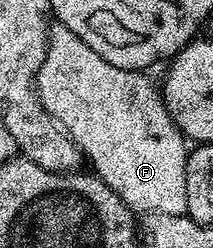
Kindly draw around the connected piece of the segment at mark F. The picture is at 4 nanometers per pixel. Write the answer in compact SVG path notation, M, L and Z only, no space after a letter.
M54 22L49 29L49 48L45 54L43 65L37 74L37 94L41 96L41 103L47 109L47 113L51 113L57 118L65 132L77 142L77 147L82 156L87 160L87 163L94 167L90 168L95 172L97 178L103 180L129 206L130 211L151 215L158 215L159 213L184 215L187 209L187 173L185 172L187 169L187 161L185 160L187 140L175 125L173 118L167 113L167 105L158 84L156 87L147 76L148 74L145 71L119 69L115 65L111 65L111 61L103 61L103 57L99 57L99 53L95 53L95 49L91 49L91 45L87 45L82 39L75 37L75 33L71 33L71 29L67 29L62 23Z

